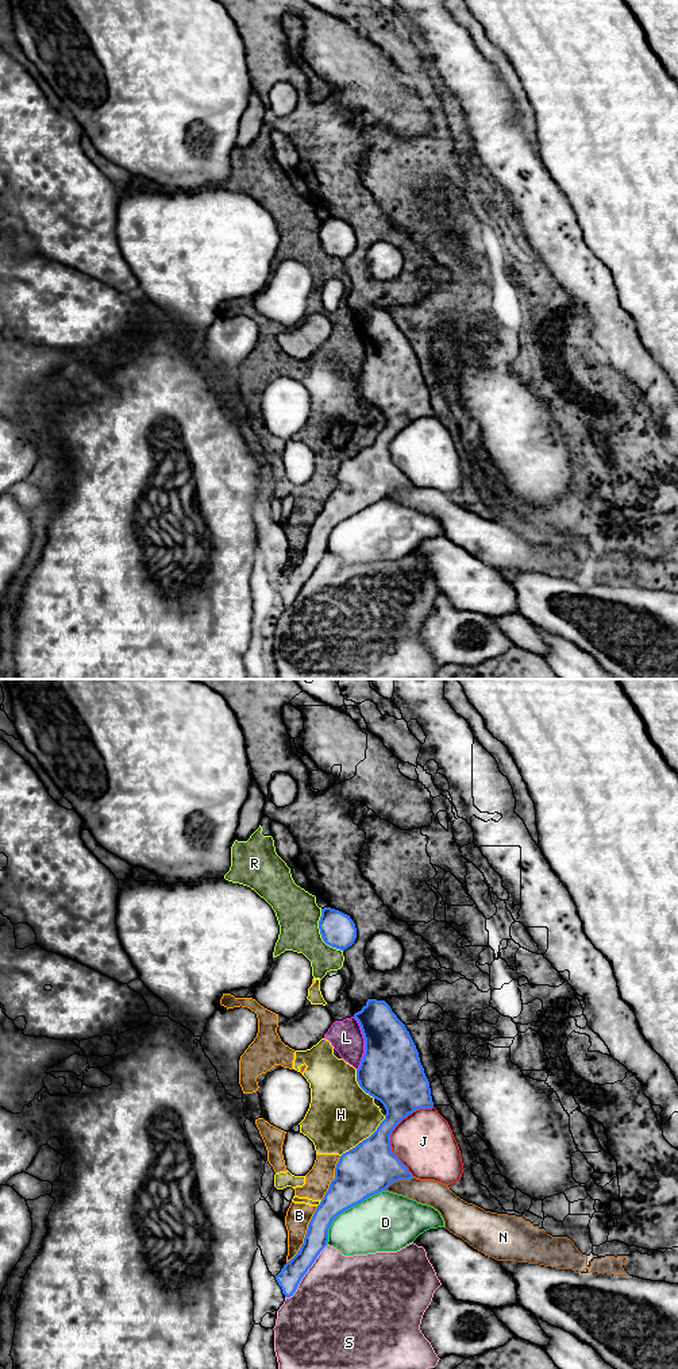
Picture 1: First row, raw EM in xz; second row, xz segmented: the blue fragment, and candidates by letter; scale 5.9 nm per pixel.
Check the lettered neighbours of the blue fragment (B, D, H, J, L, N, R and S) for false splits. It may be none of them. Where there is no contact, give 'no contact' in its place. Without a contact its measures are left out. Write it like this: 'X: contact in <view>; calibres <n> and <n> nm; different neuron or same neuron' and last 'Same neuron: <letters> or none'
B: contact in xz; calibres 140 and 150 nm; different neuron
D: contact in xz; calibres 300 and 360 nm; different neuron
H: contact in xz; calibres 300 and 400 nm; different neuron
J: contact in xz; calibres 300 and 360 nm; different neuron
L: contact in xz; calibres 360 and 200 nm; different neuron
N: contact in xz; calibres 300 and 150 nm; different neuron
R: contact in xz; calibres 200 and 260 nm; different neuron
S: contact in xz; calibres 140 and 500 nm; different neuron
Same neuron: none

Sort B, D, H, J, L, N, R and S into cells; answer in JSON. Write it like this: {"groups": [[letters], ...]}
{"groups": [["B", "H", "L", "R"], ["D"], ["J"], ["N"], ["S"]]}

